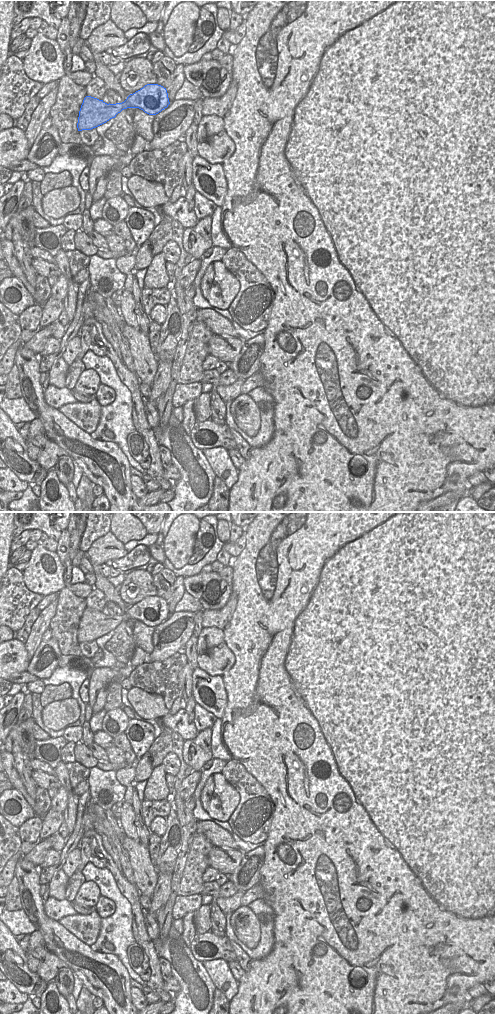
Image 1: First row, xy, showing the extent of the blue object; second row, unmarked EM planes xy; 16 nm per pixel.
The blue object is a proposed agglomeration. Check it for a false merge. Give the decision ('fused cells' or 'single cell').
single cell

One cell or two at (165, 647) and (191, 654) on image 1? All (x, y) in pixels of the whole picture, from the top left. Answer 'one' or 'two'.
two

